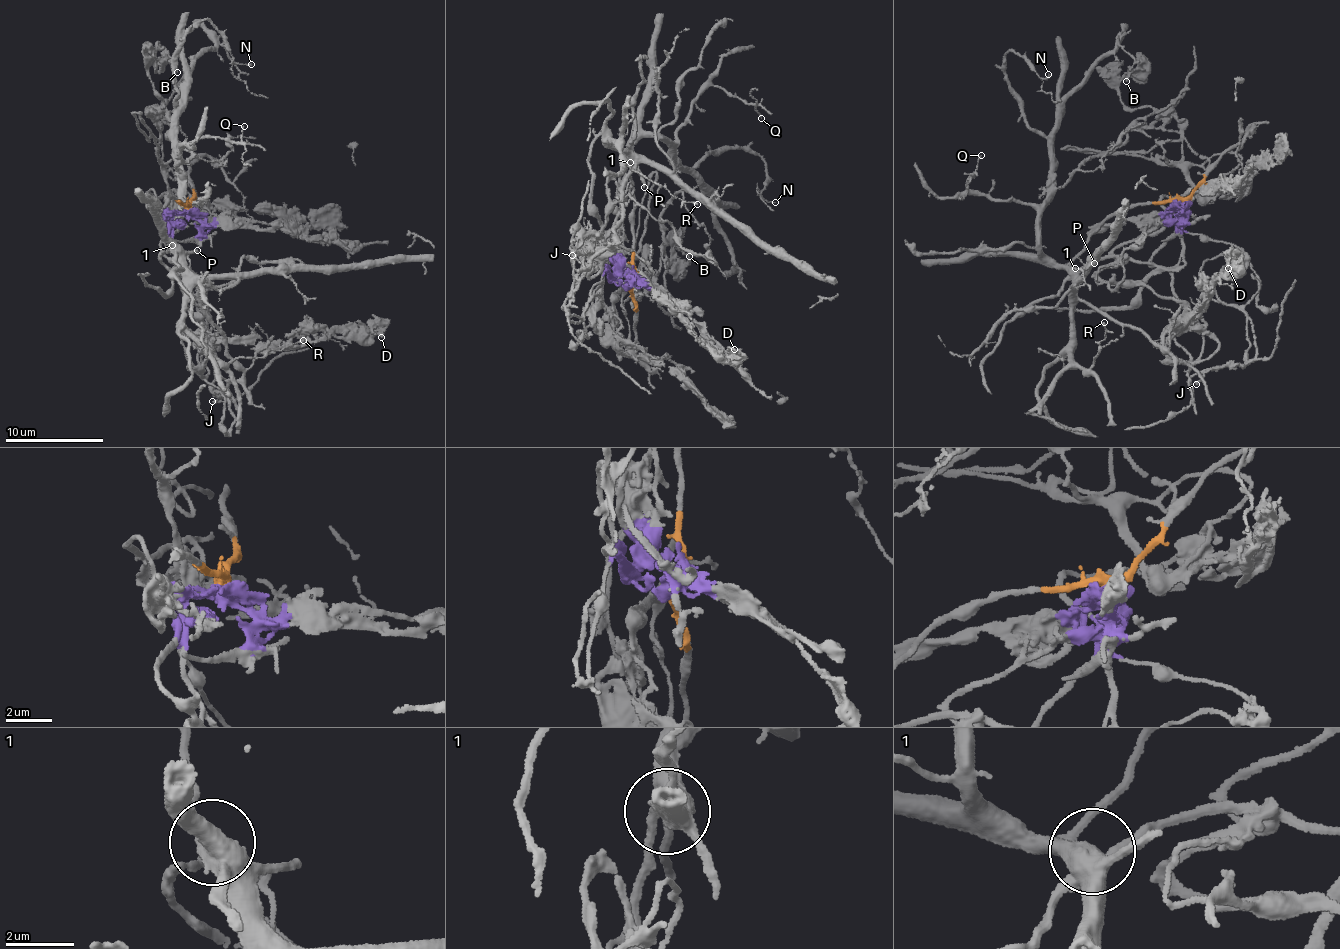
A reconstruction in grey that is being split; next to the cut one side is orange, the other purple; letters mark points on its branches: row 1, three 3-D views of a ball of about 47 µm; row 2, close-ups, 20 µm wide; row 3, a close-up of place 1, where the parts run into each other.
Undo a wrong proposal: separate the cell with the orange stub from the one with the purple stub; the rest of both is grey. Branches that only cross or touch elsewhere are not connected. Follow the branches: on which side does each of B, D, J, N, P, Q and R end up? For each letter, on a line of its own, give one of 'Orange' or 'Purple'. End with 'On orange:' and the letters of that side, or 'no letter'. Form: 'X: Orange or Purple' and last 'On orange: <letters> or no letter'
B: Purple
D: Purple
J: Purple
N: Orange
P: Orange
Q: Orange
R: Orange
On orange: N, P, Q, R

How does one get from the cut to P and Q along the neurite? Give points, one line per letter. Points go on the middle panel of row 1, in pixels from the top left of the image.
P: (629, 284), (635, 274), (635, 229), (627, 158), (639, 173), (643, 188)
Q: (629, 284), (632, 143), (656, 136), (670, 144), (690, 102), (710, 86), (751, 103), (761, 117)

